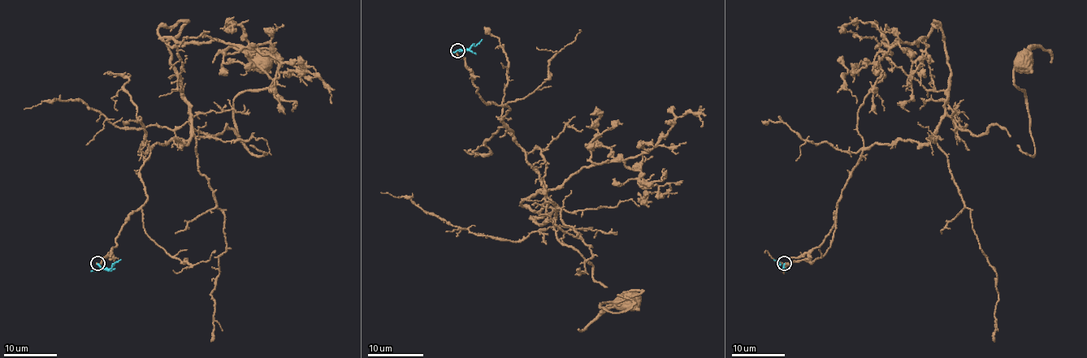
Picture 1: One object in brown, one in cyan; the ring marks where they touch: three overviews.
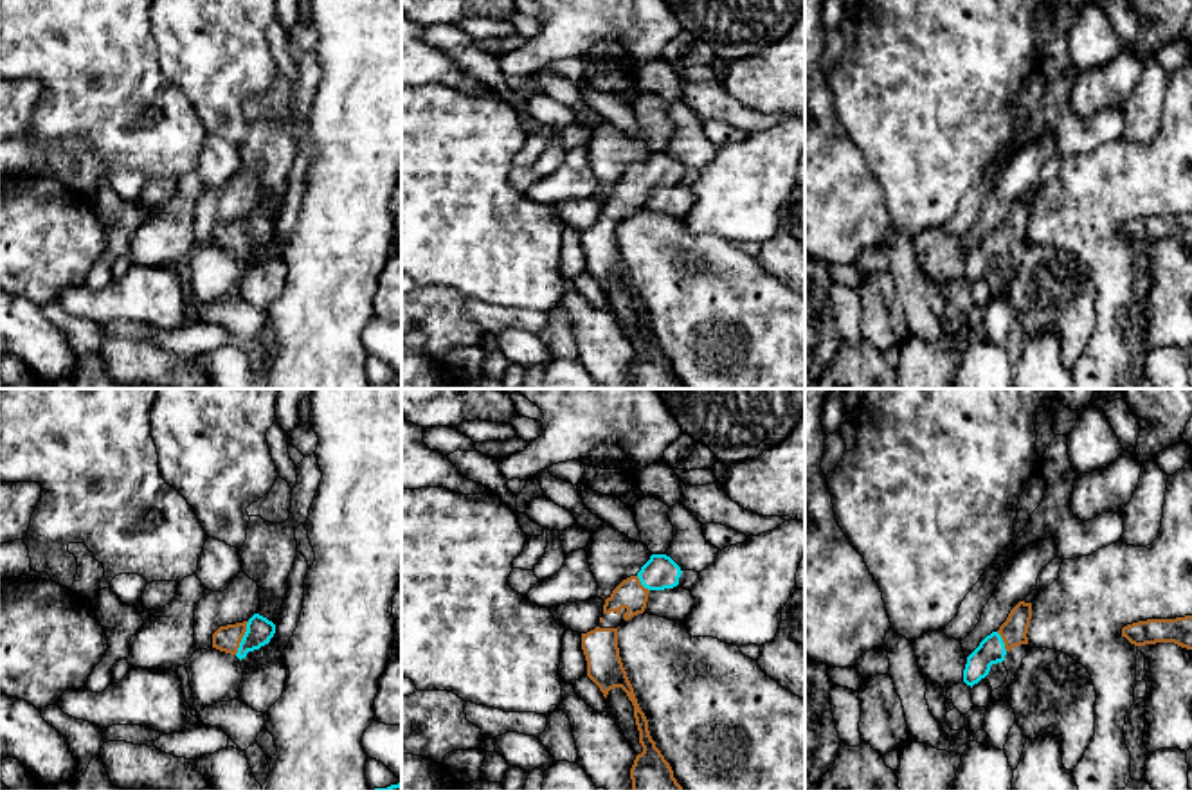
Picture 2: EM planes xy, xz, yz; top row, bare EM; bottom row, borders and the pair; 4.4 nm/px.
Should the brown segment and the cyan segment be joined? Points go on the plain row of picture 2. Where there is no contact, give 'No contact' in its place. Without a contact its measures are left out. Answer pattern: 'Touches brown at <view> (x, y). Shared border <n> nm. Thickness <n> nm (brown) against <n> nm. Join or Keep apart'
Touches brown at xy (242, 234). Shared border 170 nm. Thickness 120 nm (brown) against 120 nm. Join

